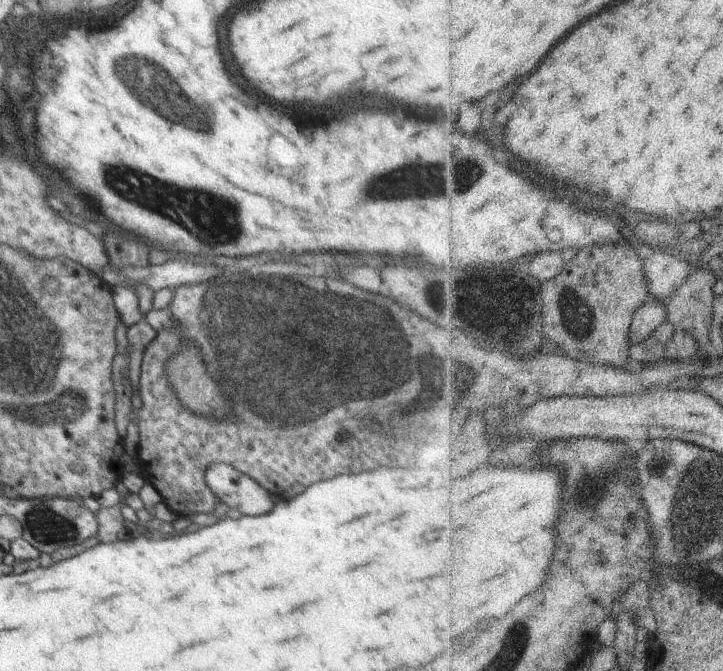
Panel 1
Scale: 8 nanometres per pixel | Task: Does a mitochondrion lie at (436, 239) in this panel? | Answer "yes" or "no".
no

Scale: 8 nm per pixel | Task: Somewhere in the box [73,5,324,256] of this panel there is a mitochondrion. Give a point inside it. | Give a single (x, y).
(143, 76)

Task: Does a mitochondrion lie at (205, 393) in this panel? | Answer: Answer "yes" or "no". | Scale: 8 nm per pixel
yes

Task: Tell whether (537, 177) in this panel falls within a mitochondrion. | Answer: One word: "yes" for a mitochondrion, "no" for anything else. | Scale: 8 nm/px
no

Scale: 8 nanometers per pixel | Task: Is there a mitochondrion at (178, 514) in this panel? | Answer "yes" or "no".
no

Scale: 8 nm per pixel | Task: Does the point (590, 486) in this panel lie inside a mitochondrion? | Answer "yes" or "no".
yes

